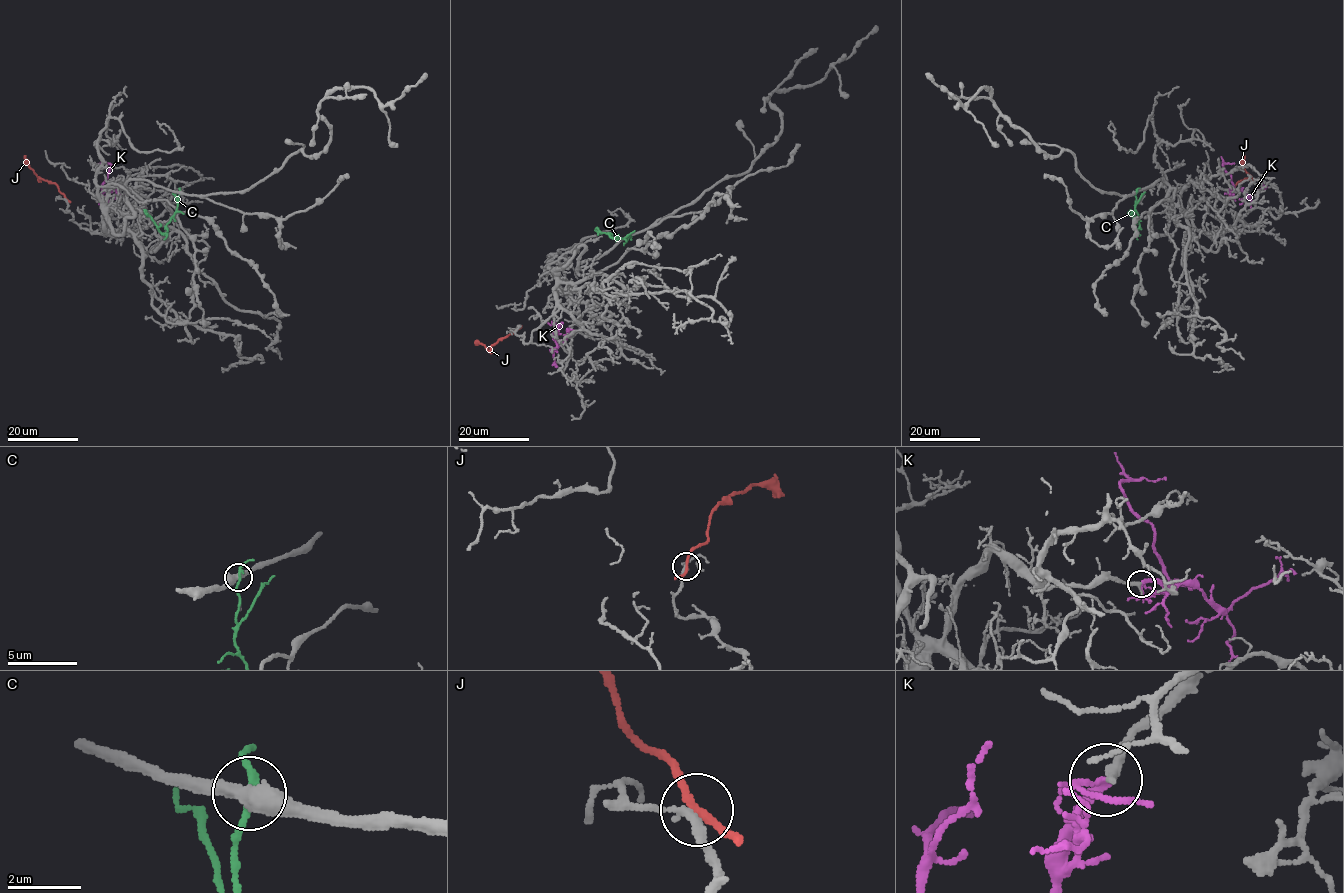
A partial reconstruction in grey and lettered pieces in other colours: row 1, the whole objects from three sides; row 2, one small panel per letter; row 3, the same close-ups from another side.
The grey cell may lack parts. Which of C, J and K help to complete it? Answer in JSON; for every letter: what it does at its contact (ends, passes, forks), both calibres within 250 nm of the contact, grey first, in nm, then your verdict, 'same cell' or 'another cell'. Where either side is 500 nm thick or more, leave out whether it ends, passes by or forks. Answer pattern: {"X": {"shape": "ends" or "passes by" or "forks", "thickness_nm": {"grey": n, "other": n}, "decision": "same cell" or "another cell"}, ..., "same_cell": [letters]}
{"C": {"shape": "passes by", "thickness_nm": {"grey": 440, "other": 180}, "decision": "another cell"}, "J": {"shape": "passes by", "thickness_nm": {"grey": 200, "other": 180}, "decision": "another cell"}, "K": {"shape": "passes by", "thickness_nm": {"grey": 320, "other": 220}, "decision": "same cell"}, "same_cell": ["K"]}

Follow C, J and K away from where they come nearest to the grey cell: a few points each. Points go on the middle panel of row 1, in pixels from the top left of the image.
C: (630, 235), (617, 239), (594, 230)
J: (517, 329), (493, 344), (488, 351), (481, 344), (476, 344)
K: (570, 328), (563, 340), (555, 340), (554, 334), (562, 323), (556, 325), (547, 322)

